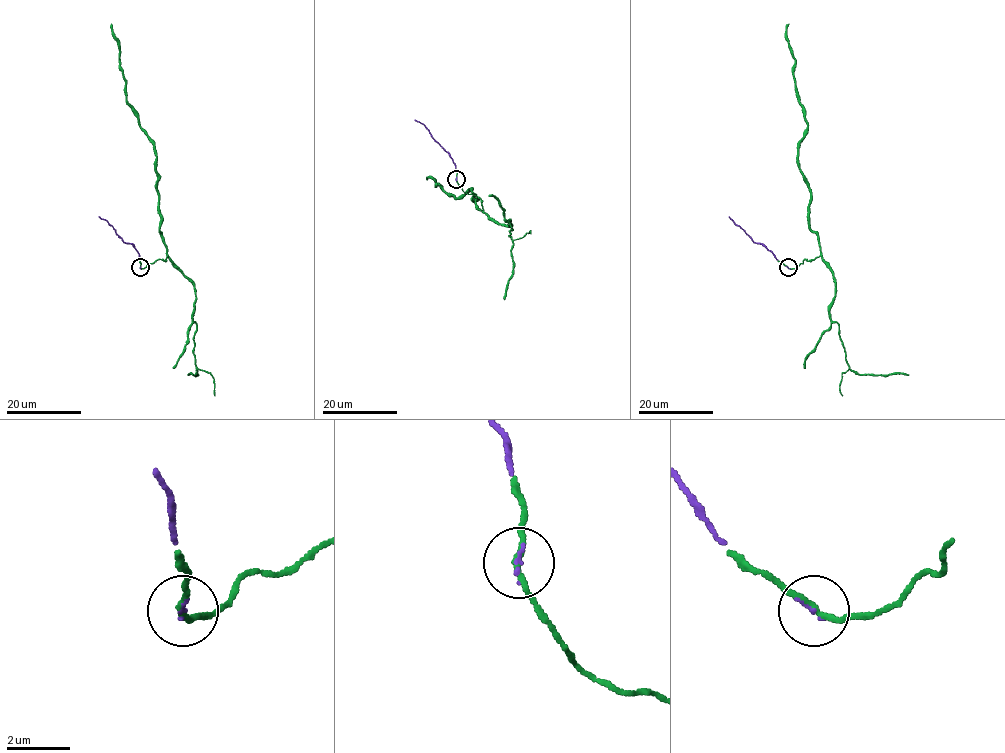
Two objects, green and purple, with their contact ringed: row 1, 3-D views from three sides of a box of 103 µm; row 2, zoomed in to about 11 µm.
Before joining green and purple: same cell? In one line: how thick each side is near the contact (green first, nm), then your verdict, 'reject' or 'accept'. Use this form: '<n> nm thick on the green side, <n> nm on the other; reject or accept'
190 nm thick on the green side, 100 nm on the other; accept

